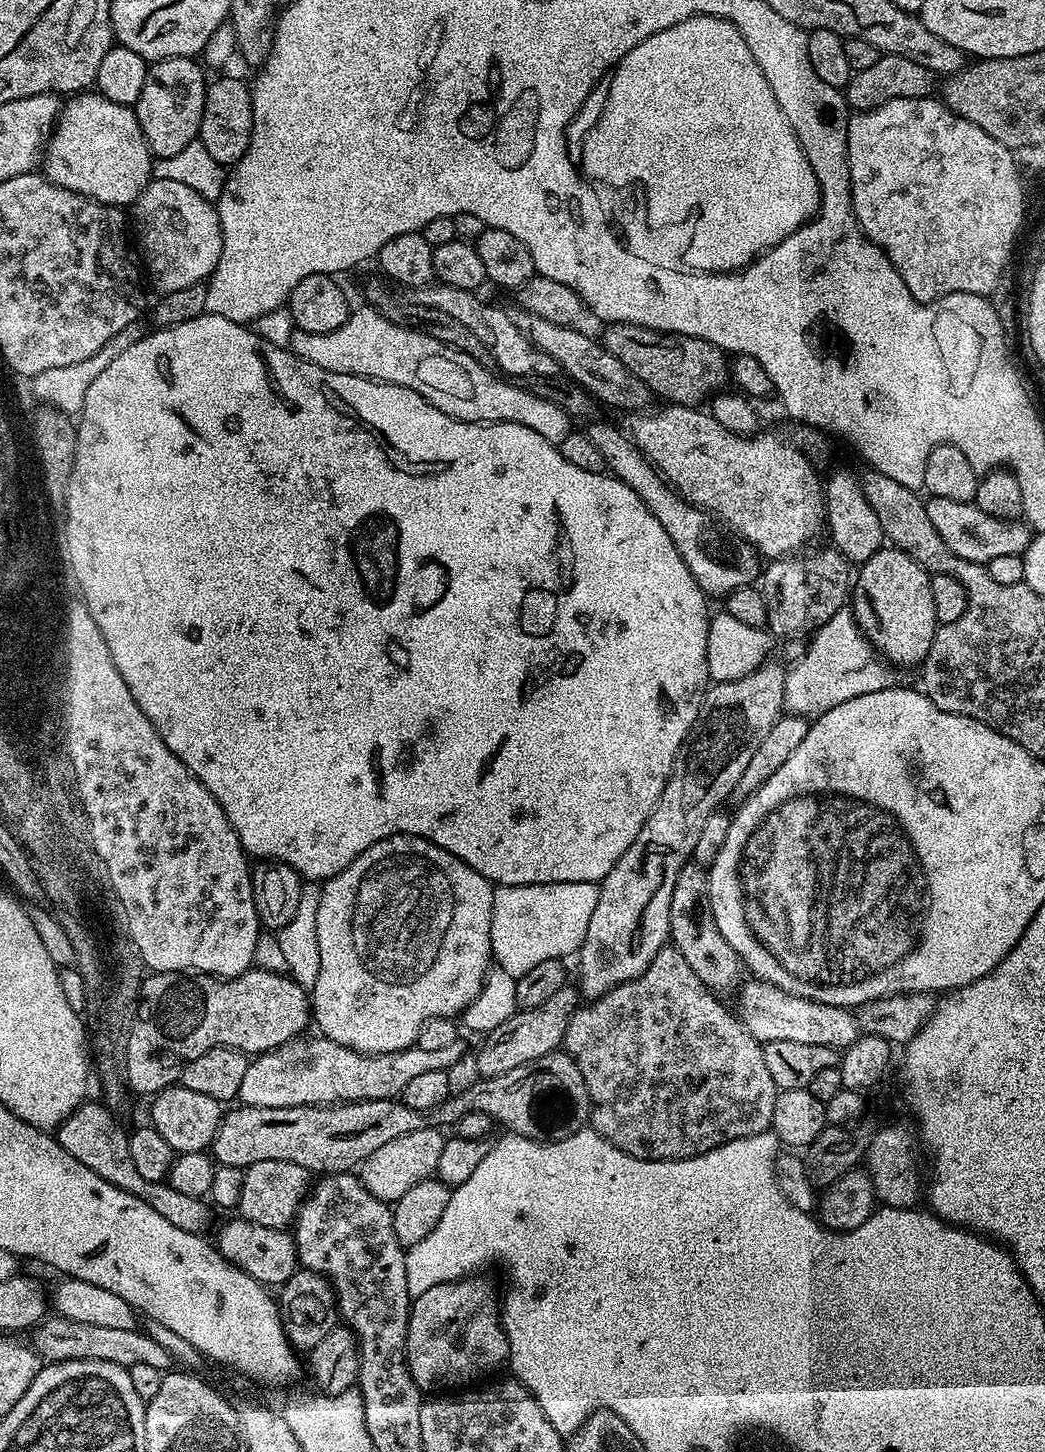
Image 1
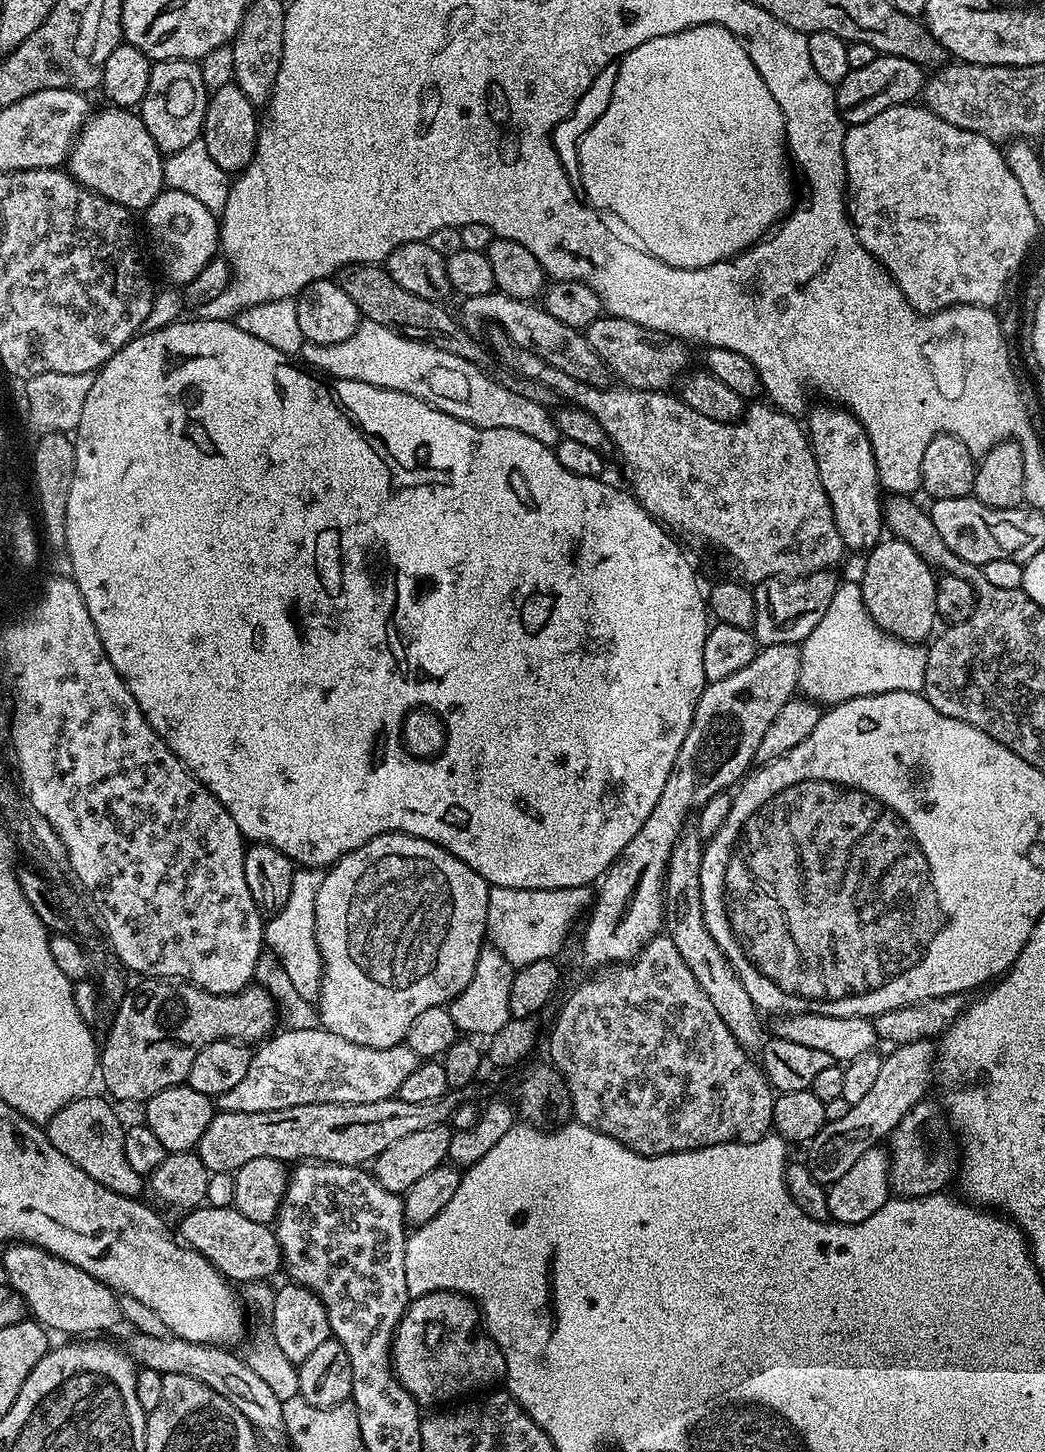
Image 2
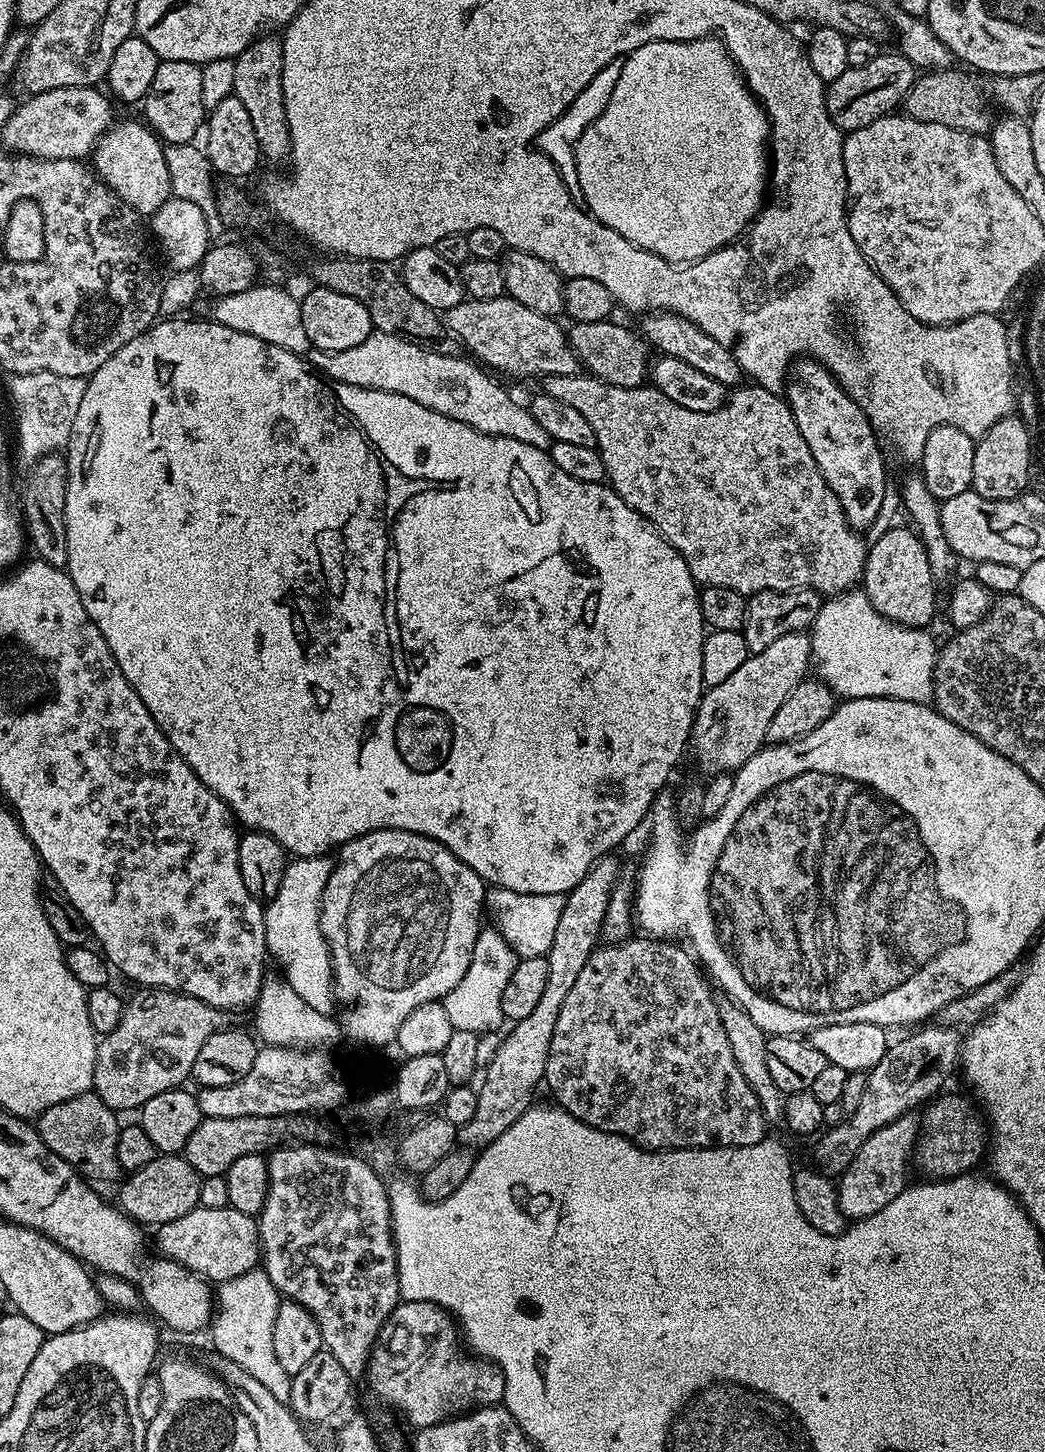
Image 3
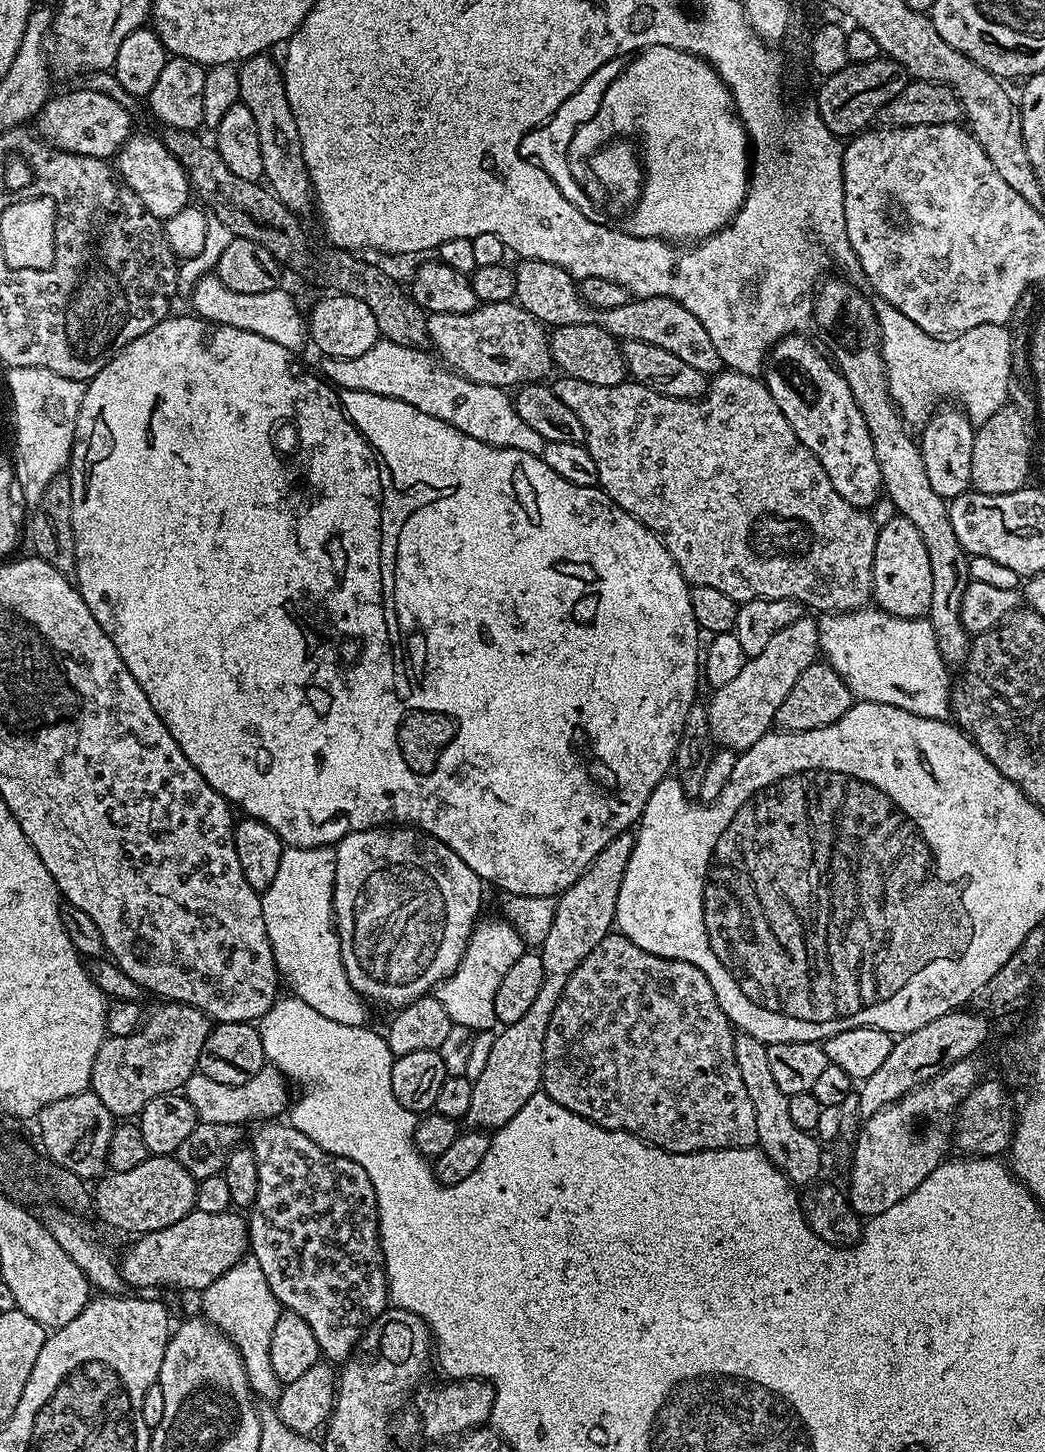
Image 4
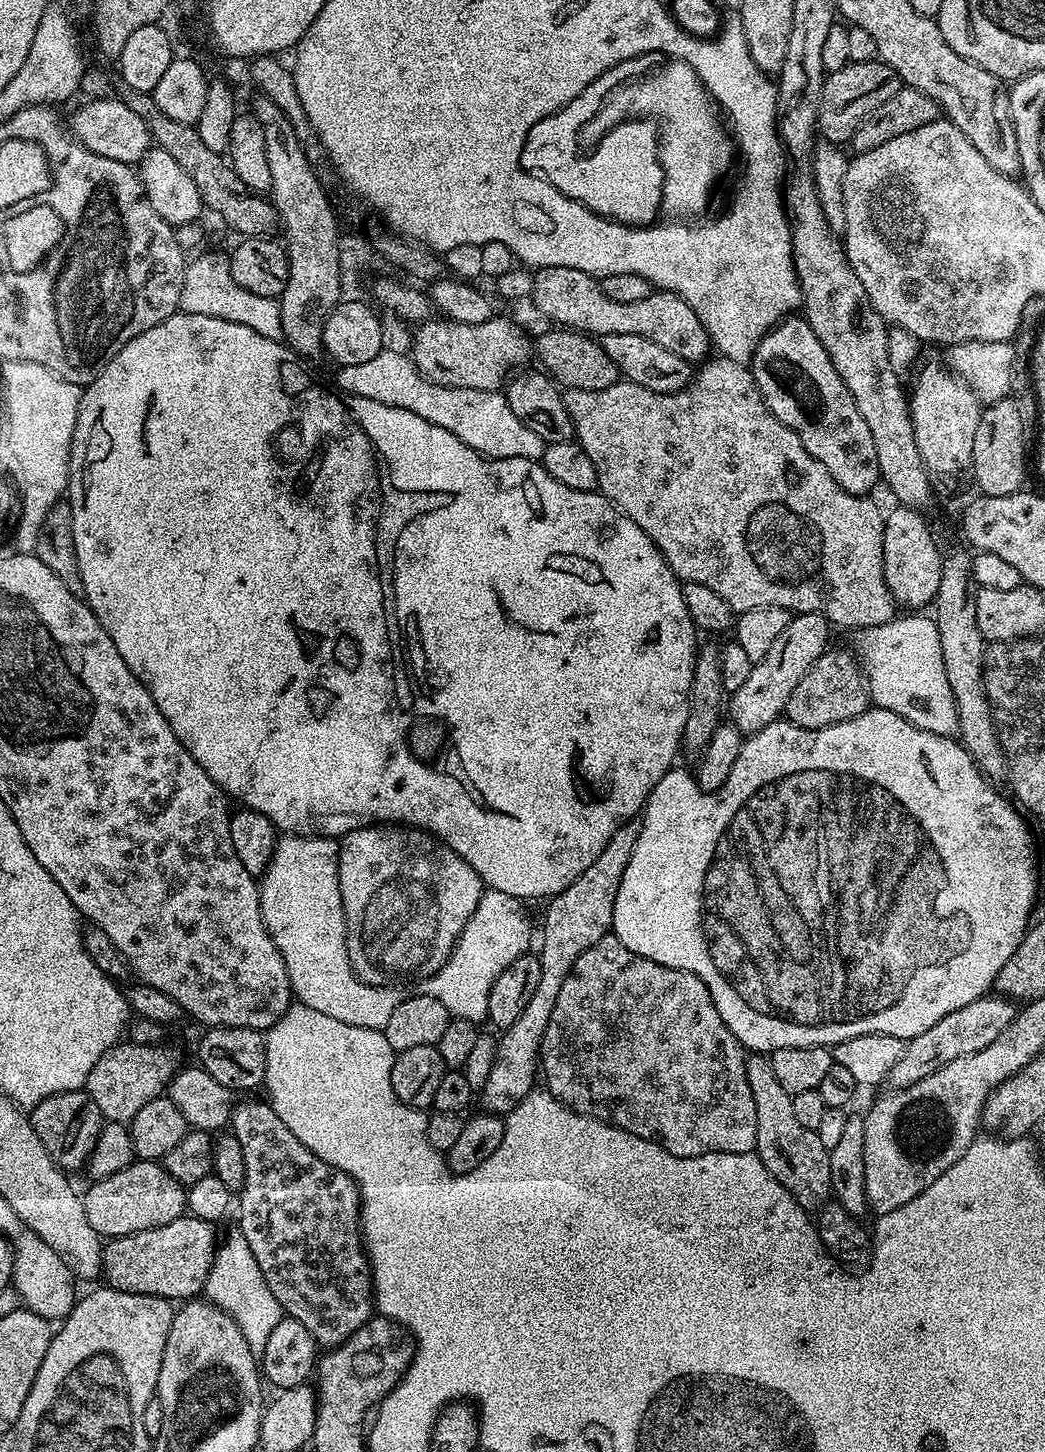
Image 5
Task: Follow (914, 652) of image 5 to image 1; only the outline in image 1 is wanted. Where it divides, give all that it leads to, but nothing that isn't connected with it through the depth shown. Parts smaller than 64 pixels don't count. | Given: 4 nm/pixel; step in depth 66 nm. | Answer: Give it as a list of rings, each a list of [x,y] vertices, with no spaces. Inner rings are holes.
[[[851,611],[836,612],[834,618],[811,633],[810,639],[804,657],[787,669],[784,678],[784,707],[791,715],[815,718],[826,714],[826,710],[834,710],[834,706],[842,706],[842,702],[850,702],[850,698],[890,687],[889,661],[868,641]]]

